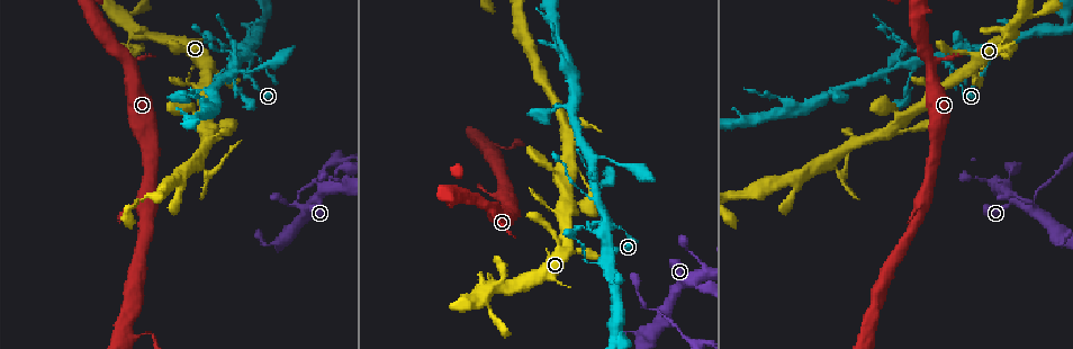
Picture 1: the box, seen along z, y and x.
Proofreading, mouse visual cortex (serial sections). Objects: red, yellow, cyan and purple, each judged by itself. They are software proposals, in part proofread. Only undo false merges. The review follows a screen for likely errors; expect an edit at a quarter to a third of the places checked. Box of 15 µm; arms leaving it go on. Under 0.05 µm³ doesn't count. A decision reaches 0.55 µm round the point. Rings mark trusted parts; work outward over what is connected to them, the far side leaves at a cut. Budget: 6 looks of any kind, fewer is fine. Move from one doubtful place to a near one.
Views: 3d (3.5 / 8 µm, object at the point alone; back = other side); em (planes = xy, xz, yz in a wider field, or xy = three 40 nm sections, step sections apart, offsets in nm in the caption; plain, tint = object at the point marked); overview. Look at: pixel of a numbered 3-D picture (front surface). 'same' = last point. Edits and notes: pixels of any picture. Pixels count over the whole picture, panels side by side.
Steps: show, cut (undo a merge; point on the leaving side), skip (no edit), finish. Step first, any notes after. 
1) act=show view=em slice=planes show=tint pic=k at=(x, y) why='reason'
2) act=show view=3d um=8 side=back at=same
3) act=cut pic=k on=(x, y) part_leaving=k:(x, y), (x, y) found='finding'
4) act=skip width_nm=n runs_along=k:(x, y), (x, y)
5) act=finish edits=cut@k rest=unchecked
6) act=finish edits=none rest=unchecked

act=show view=3d um=3.5 pic=1 at=(230, 45) why='sharp bend'

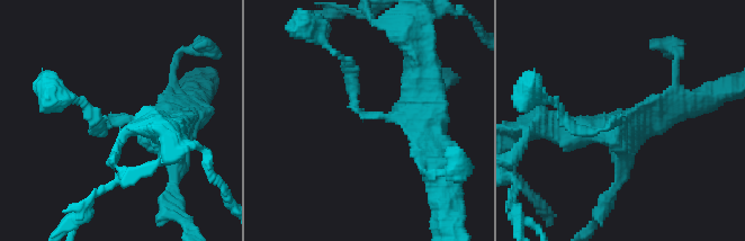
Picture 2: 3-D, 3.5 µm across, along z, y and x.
act=show view=em slice=xy step=1 show=tint pic=2 at=(114, 124) arm_widths_nm=150,400

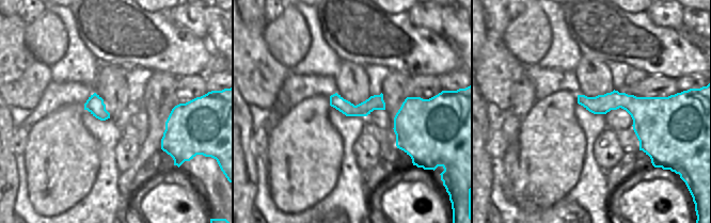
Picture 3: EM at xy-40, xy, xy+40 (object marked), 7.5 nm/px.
act=show view=em slice=xy step=2 show=tint at=same why='cut it another way'

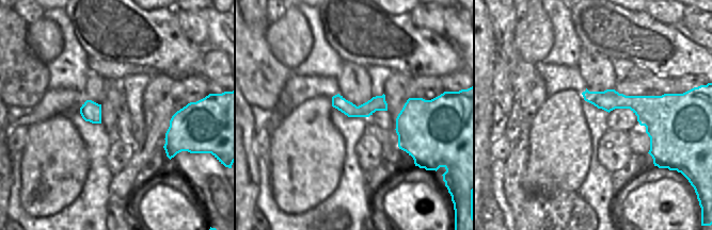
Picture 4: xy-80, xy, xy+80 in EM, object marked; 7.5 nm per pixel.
act=skip runs_along=2:(427, 118), (361, 113), (348, 61) found='continuous, no second cell'

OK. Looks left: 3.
act=show view=3d um=3.5 pic=1 at=(911, 60) why='looks like a crossing'

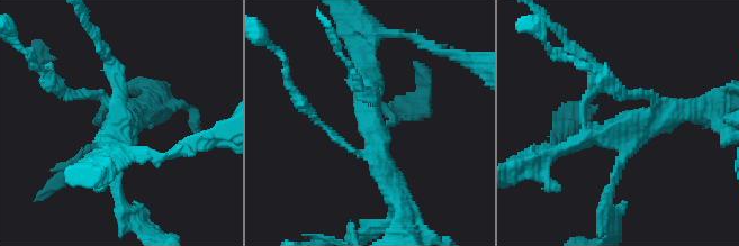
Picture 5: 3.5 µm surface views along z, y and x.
act=show view=em slice=xy step=2 show=tint pic=5 at=(624, 127) arms=4 arm_widths_nm=150,150,200,300 why='now the EM'

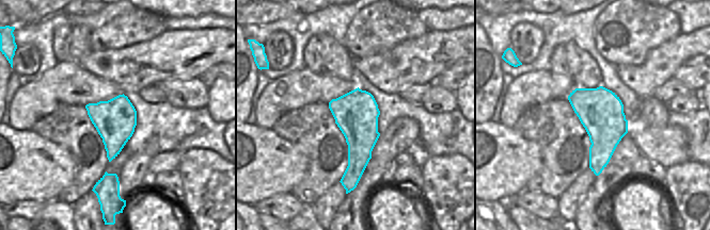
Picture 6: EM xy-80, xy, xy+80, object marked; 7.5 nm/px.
act=skip runs_along=5:(690, 111), (625, 122), (560, 149) found='one cell here'

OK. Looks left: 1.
act=show view=3d um=3.5 pic=1 at=(561, 111) why='sharp bend'

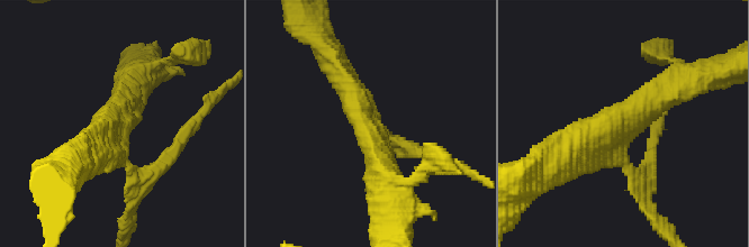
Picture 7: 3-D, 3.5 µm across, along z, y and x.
act=cut pic=7 on=(161, 162) arms=3 arm_widths_nm=150,350,400 part_leaving=7:(129, 165), (151, 175), (199, 117) found='two cells meet here'

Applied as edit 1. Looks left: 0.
act=finish edits=cut@7 rest=unchecked

